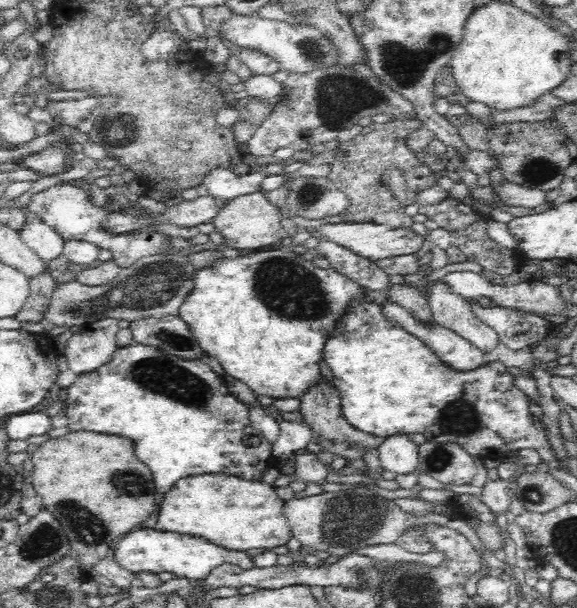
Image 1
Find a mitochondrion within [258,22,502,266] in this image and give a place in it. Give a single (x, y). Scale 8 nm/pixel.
(338, 98)

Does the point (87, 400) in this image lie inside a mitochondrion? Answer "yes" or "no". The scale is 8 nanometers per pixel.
no

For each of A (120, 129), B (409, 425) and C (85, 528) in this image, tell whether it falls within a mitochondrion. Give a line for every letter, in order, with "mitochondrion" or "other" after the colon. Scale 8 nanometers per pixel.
A: mitochondrion
B: other
C: mitochondrion

